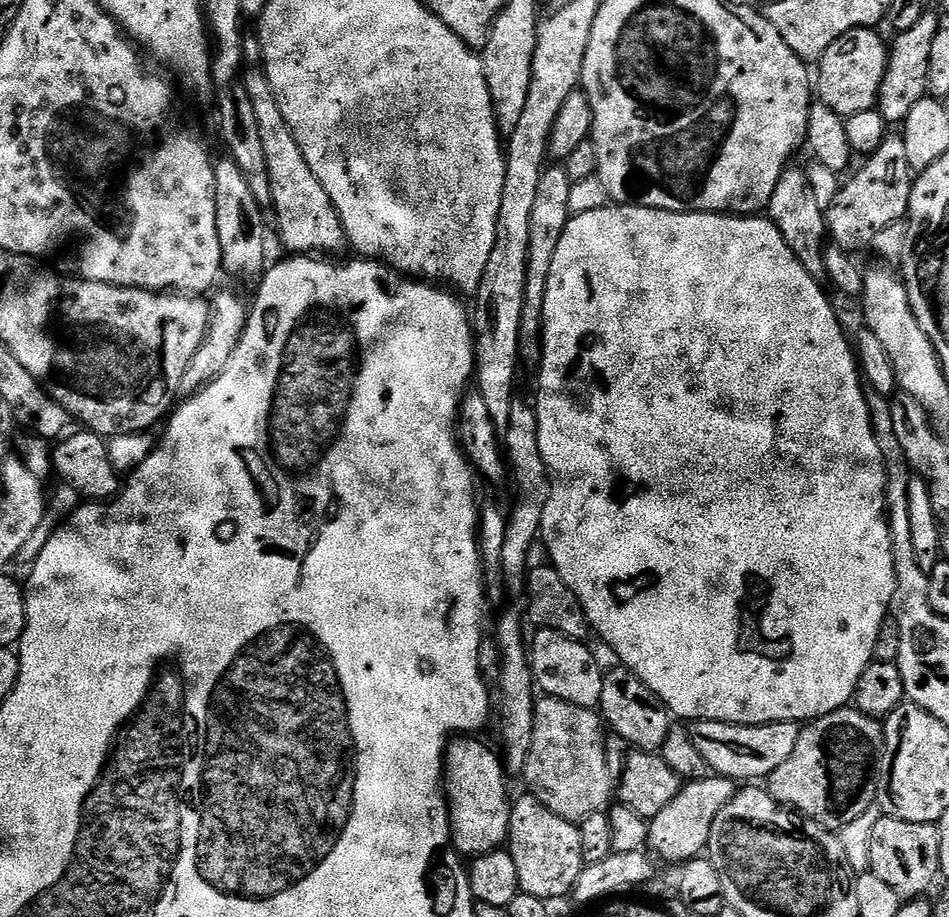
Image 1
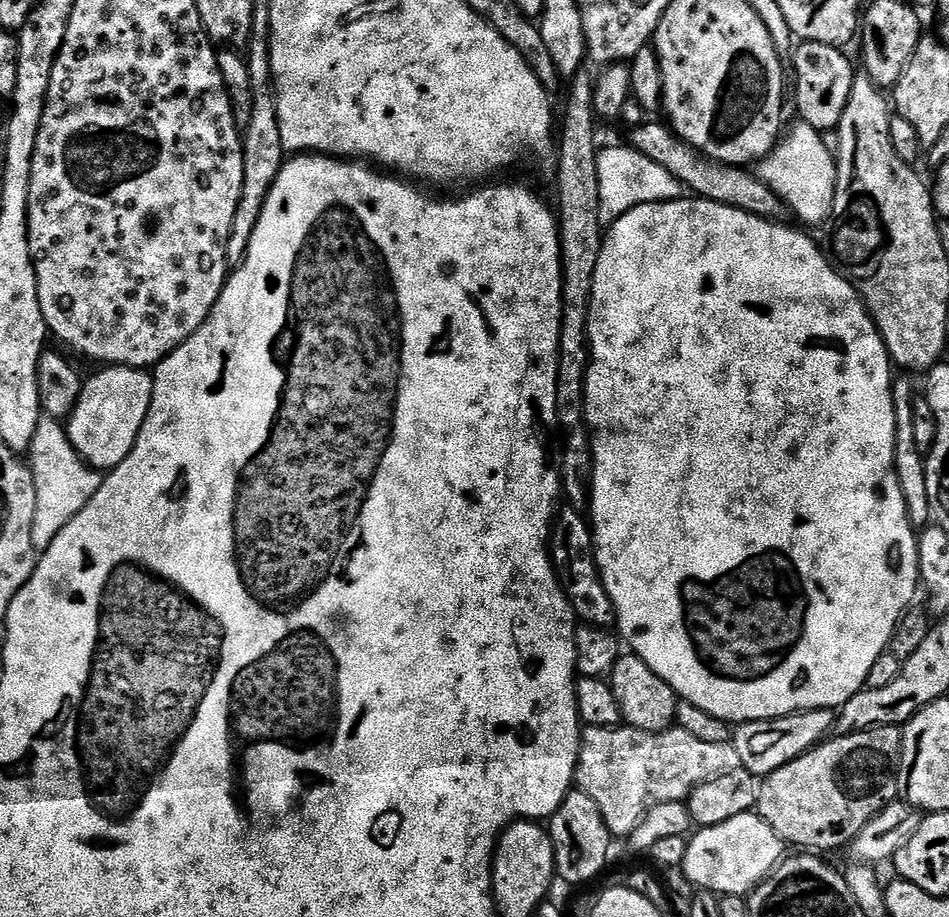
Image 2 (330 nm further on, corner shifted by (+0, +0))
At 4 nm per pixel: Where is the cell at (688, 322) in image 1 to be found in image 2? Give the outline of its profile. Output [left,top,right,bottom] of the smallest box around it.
[584,198,920,726]

